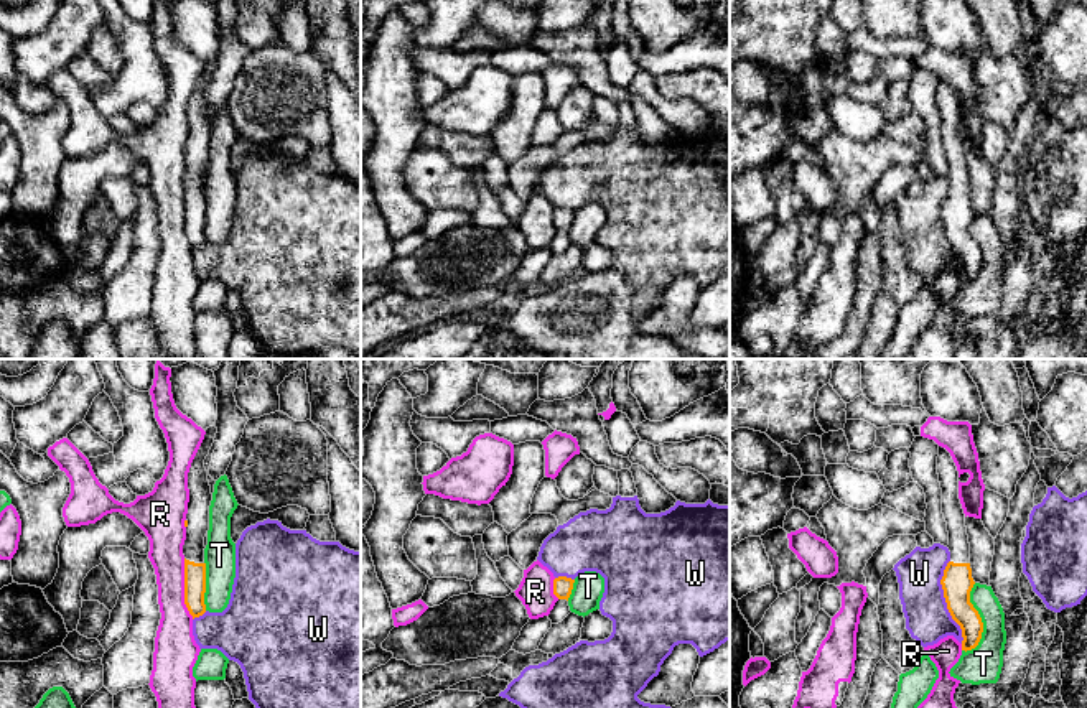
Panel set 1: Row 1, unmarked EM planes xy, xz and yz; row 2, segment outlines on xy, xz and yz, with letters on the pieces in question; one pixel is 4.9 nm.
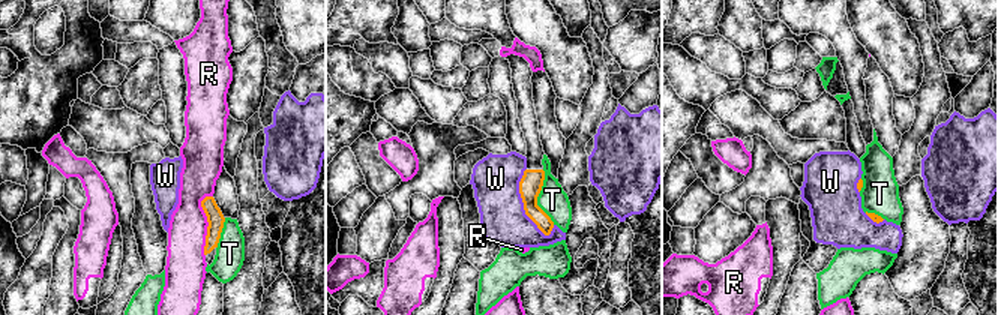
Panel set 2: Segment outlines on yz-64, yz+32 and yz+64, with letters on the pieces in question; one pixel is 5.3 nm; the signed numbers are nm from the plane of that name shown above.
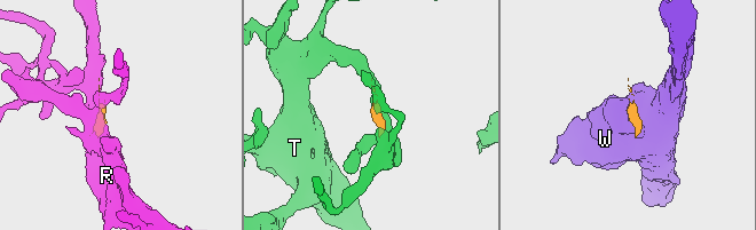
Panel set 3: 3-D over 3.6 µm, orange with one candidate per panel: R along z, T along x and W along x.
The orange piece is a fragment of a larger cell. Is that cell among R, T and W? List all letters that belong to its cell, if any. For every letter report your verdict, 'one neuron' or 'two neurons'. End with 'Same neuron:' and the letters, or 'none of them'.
R: two neurons
T: two neurons
W: two neurons
Same neuron: none of them

